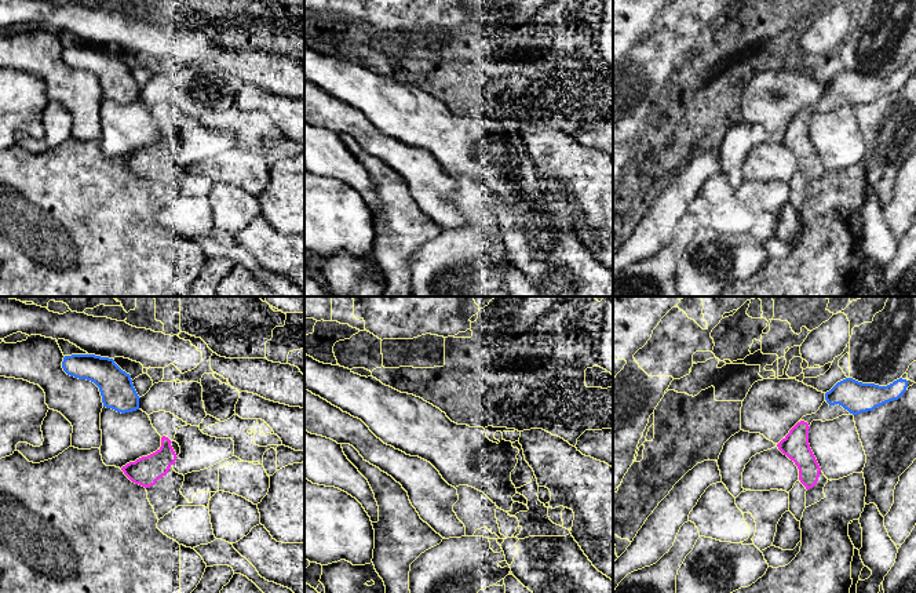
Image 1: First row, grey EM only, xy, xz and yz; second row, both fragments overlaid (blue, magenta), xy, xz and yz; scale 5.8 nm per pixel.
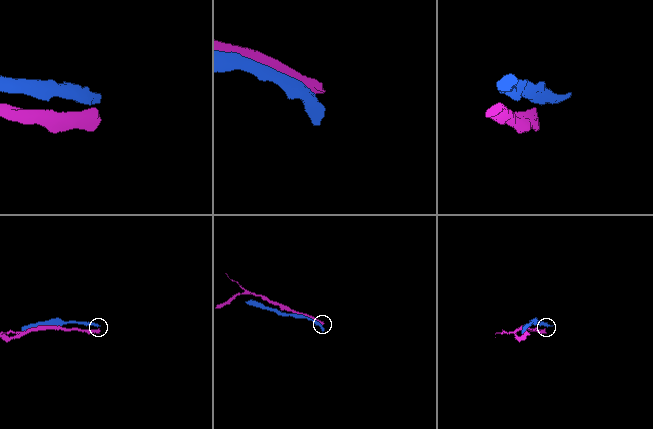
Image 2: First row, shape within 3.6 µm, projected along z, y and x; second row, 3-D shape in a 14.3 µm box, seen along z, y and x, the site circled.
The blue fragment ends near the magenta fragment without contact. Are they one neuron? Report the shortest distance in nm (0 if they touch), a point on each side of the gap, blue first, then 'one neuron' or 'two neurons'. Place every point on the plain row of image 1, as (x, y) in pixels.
170 nm | yz (827, 93), (806, 113) | two neurons

